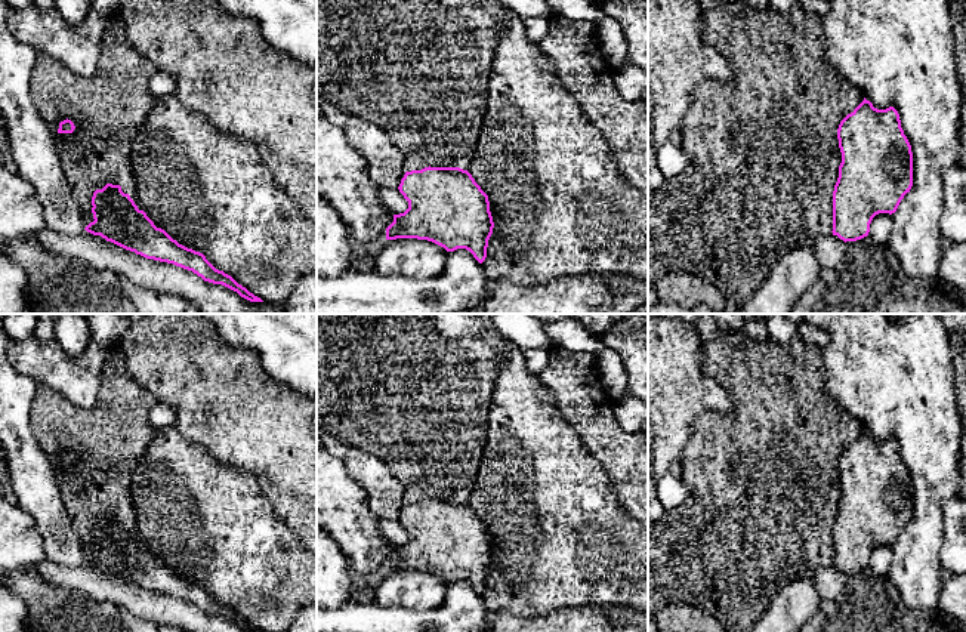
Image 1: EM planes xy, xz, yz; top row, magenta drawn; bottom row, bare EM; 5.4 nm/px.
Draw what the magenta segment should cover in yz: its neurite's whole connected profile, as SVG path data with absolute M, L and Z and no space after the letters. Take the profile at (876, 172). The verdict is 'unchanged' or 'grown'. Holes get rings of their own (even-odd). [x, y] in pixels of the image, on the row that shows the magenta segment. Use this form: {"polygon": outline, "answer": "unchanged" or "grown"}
{"polygon": "M864 101L848 114L837 129L842 163L833 191L833 235L857 241L868 235L870 223L879 213L895 213L913 186L911 145L894 107L877 110Z", "answer": "unchanged"}

